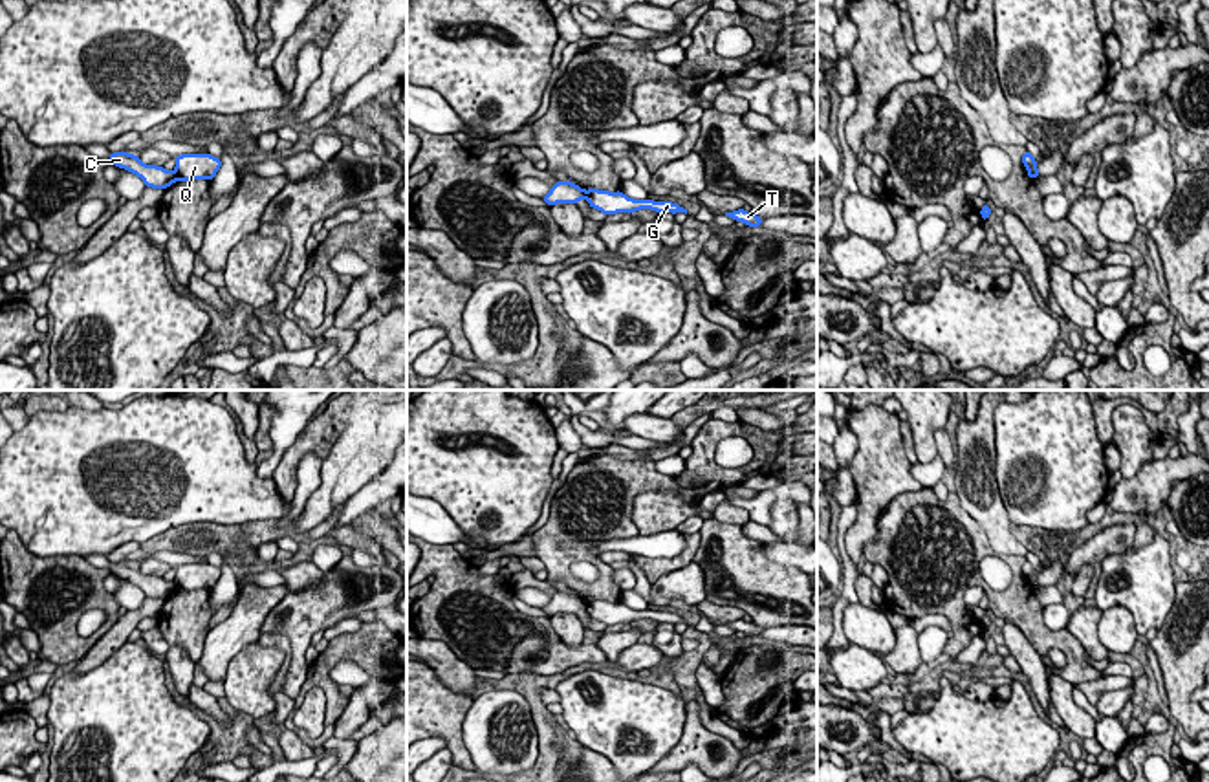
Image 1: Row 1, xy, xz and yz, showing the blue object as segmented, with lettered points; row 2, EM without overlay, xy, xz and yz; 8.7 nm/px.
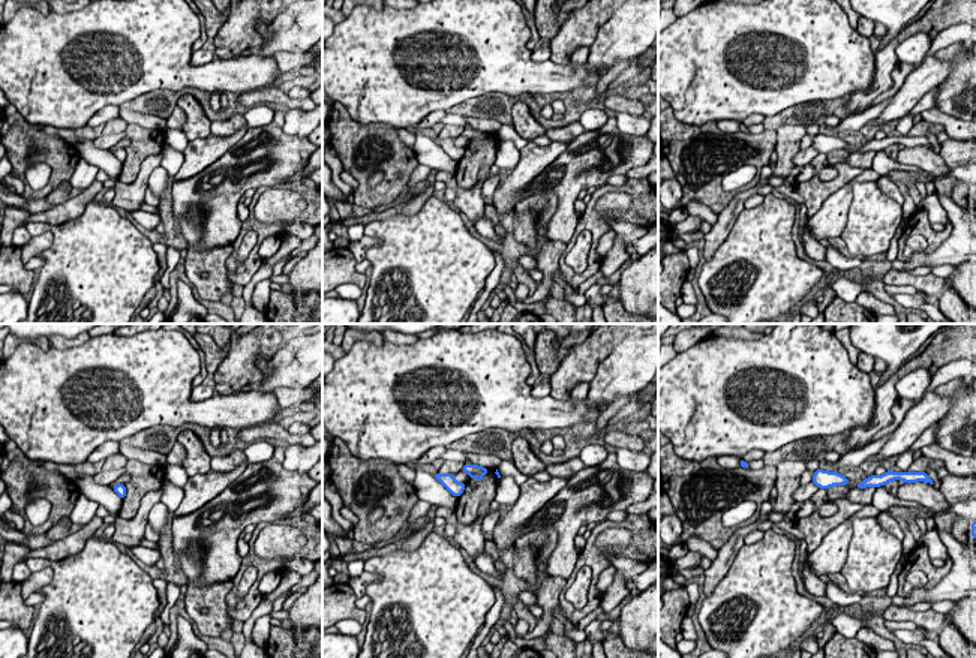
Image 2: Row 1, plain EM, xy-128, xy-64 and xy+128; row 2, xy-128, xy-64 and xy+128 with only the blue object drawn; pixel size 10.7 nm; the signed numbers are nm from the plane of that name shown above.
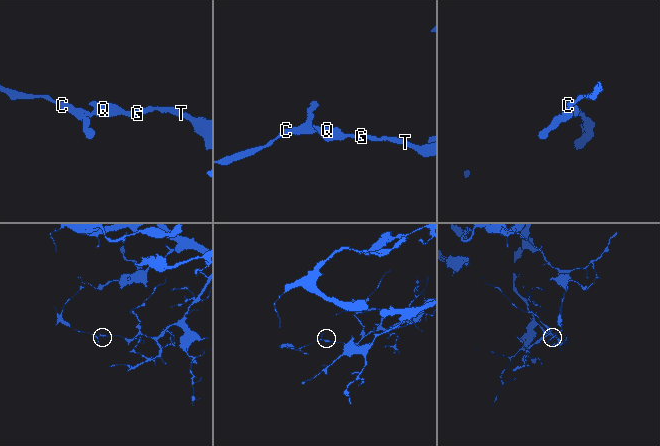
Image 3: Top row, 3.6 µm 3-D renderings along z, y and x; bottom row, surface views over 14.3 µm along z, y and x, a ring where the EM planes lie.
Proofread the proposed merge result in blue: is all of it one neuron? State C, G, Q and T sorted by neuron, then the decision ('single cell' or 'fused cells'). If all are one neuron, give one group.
groups C / G Q T; fused cells

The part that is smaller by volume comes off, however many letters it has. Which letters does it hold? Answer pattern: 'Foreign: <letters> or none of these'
Foreign: C

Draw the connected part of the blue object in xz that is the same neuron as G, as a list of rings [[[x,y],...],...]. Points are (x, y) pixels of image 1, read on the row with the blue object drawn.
[[[590,189],[586,190],[584,198],[590,203],[590,207],[604,212],[606,216],[615,214],[615,212],[632,214],[634,211],[639,211],[639,209],[652,209],[656,212],[672,212],[672,214],[685,212],[687,214],[687,209],[680,207],[678,203],[652,201],[652,200],[637,201],[625,196],[621,190],[608,192],[608,190]]]

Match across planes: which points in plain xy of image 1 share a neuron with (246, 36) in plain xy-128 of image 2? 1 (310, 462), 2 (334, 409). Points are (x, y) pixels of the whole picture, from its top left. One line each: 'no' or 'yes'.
1: no
2: yes

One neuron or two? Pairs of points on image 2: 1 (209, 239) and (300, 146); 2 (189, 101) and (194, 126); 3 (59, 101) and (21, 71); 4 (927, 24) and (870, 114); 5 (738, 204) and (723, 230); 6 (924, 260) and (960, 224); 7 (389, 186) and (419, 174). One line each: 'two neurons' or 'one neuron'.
1: one neuron
2: one neuron
3: one neuron
4: two neurons
5: one neuron
6: one neuron
7: two neurons

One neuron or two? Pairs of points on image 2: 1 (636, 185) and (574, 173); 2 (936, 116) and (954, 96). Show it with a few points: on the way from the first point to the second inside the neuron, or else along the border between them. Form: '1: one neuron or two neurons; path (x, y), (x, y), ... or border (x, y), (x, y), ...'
1: two neurons; border (606, 183), (597, 188)
2: two neurons; border (936, 105), (943, 113), (960, 119)

